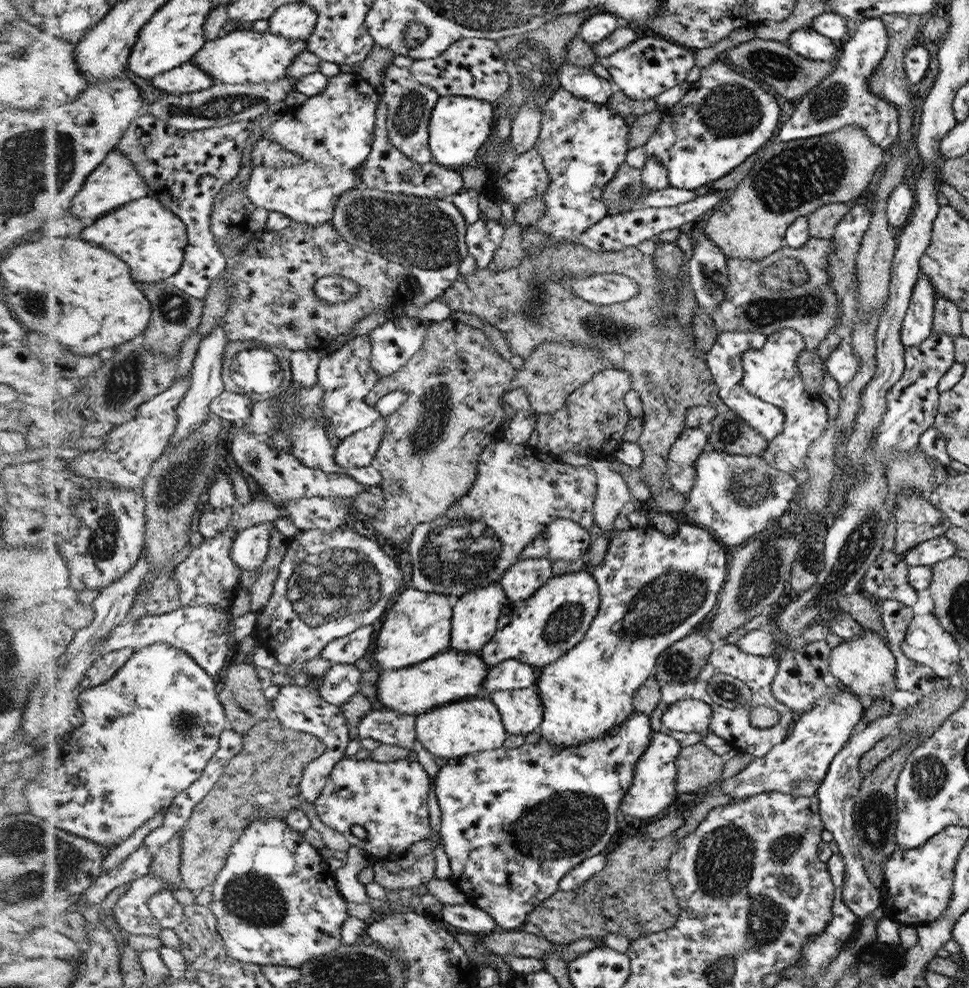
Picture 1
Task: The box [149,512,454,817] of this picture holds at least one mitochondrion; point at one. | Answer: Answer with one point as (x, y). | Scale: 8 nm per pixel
(332, 587)

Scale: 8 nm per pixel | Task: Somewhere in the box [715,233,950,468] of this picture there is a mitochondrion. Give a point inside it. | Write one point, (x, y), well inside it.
(760, 312)

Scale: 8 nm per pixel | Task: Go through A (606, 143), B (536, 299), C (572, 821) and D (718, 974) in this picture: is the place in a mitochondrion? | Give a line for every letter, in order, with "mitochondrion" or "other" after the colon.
A: other
B: mitochondrion
C: mitochondrion
D: mitochondrion

